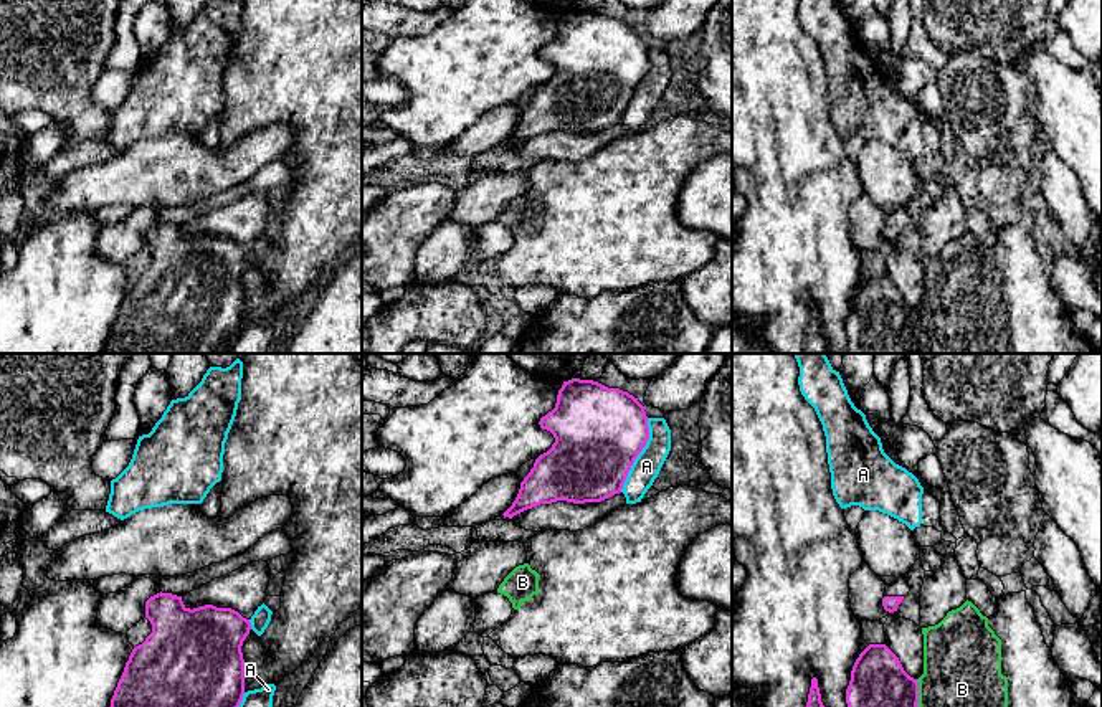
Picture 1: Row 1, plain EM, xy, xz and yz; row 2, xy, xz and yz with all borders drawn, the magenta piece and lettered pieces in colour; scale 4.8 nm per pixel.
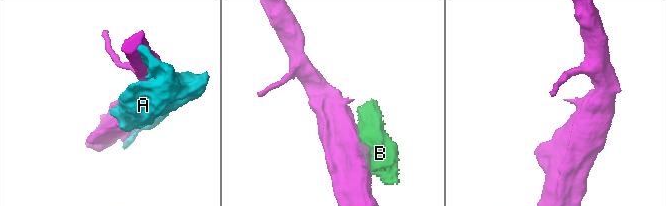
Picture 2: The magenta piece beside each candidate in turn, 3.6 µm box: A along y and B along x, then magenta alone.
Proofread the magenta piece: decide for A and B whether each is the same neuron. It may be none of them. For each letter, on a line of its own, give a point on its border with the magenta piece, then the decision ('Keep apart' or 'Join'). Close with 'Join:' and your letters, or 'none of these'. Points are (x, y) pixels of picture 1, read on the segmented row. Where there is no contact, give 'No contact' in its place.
A: Touches magenta at xz (638, 453). Keep apart
B: Touches magenta at yz (917, 692). Keep apart
Join: none of these

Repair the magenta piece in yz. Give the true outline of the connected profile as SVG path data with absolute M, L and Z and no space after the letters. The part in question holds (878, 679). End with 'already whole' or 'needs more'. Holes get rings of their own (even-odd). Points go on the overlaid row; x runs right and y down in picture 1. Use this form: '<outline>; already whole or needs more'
M869 644L856 659L846 689L848 707L917 707L919 682L886 644Z; already whole

